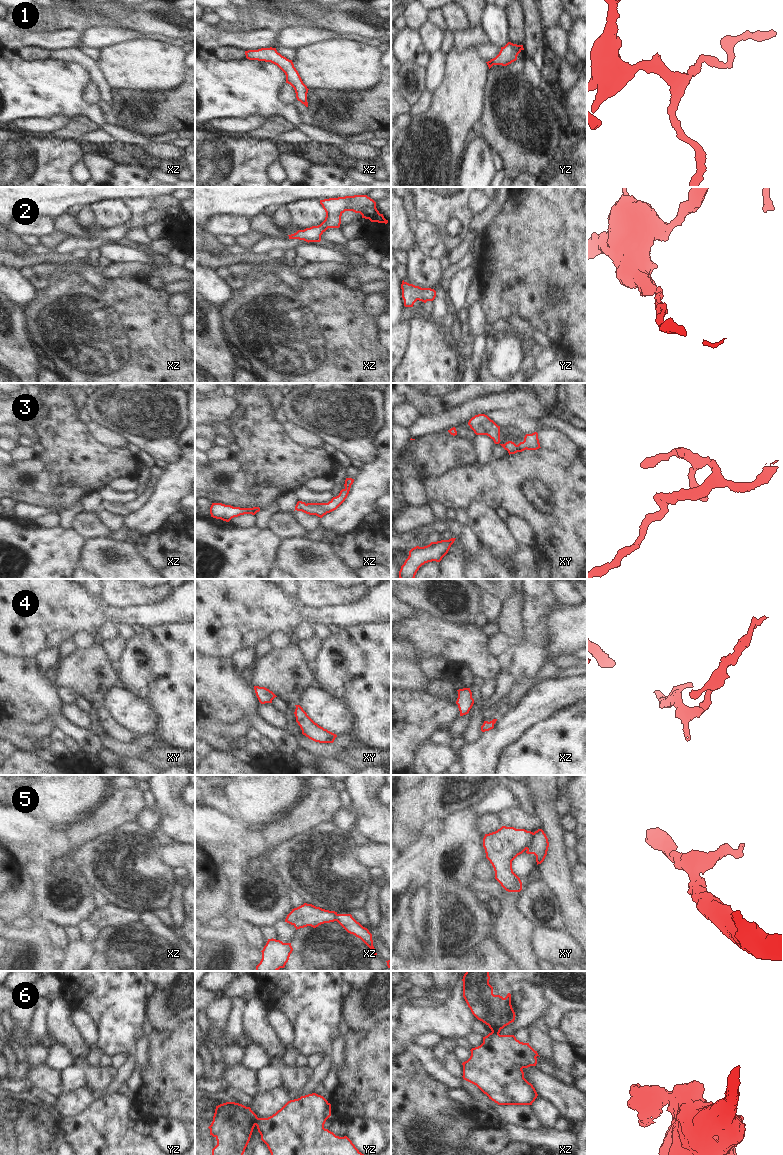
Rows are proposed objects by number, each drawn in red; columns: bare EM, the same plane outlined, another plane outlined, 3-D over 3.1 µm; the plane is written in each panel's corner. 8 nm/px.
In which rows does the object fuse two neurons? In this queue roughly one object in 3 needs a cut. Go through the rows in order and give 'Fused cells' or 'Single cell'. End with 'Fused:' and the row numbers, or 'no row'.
1: Single cell
2: Single cell
3: Single cell
4: Single cell
5: Fused cells
6: Fused cells
Fused: 5, 6

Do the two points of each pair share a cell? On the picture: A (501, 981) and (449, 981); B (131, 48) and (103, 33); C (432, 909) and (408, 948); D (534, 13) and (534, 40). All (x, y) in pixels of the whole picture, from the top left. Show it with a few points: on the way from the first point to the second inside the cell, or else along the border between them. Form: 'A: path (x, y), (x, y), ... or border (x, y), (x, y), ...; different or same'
A: border (461, 981), (451, 990); different
B: border (143, 37), (121, 41), (99, 49); different
C: border (412, 931), (423, 952); different
D: path (534, 20), (534, 33); same

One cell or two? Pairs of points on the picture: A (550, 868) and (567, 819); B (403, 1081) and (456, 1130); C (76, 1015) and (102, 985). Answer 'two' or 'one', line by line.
A: two
B: one
C: two

